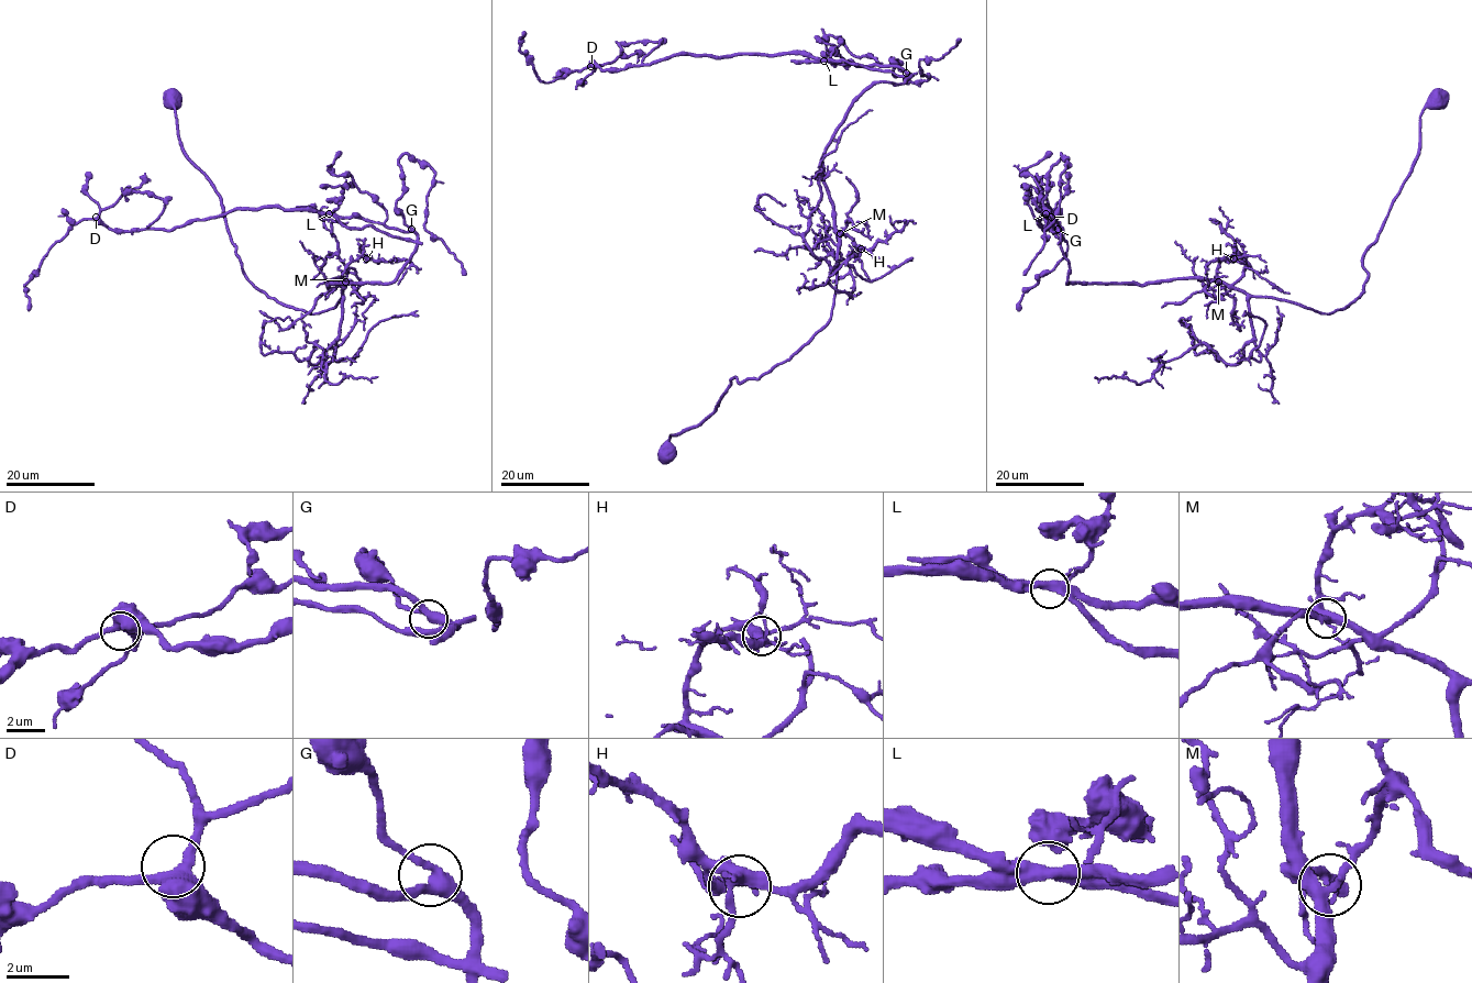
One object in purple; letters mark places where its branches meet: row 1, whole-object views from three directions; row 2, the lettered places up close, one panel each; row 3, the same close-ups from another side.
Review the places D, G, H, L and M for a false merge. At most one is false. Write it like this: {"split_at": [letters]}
{"split_at": ["L"]}

